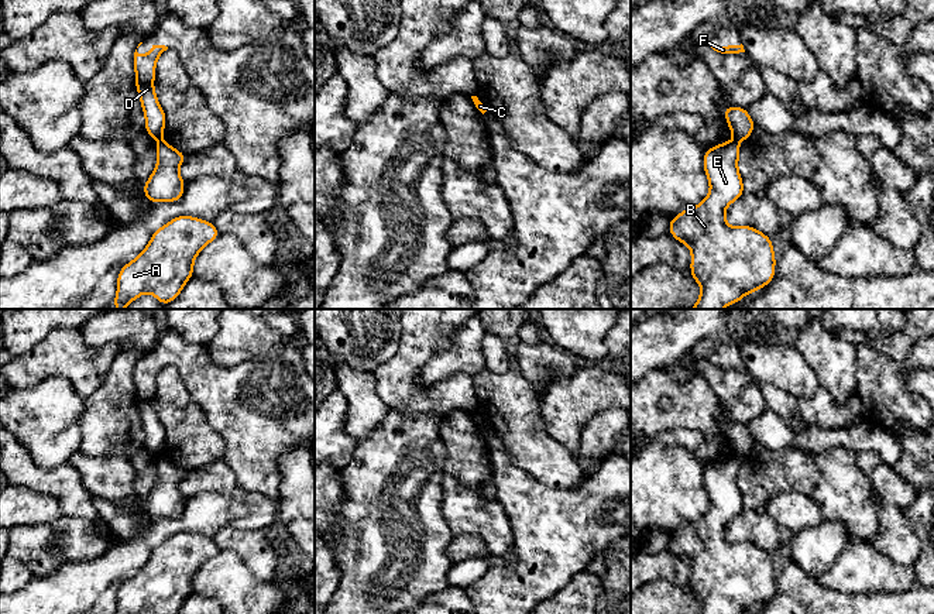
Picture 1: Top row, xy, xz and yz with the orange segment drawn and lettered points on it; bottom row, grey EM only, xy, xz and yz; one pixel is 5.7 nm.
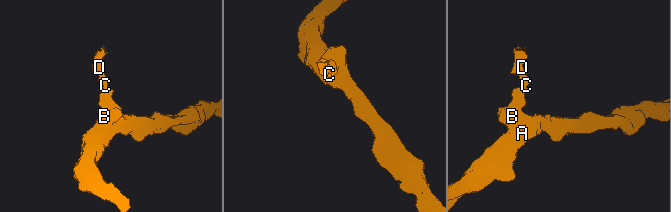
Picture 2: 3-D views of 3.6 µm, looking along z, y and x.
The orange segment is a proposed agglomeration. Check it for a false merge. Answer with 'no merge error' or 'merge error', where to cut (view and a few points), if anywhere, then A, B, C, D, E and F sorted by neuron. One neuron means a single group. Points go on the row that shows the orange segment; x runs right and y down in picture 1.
merge error; cut in yz along (735, 139), (738, 141); A B E / C D F

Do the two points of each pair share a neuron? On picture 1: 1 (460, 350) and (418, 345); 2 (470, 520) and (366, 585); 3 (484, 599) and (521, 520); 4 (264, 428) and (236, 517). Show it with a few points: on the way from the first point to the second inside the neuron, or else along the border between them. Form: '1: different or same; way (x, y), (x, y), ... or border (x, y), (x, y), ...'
1: different; border (464, 323), (421, 370)
2: different; border (443, 498), (442, 515), (453, 535)
3: same; way (510, 597), (526, 582), (526, 545)
4: different; border (247, 491), (264, 494), (275, 503)

